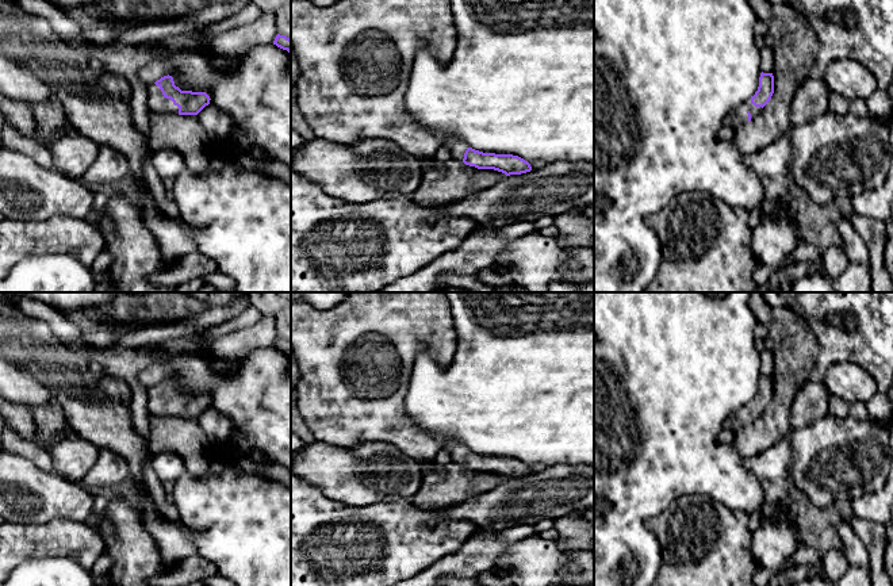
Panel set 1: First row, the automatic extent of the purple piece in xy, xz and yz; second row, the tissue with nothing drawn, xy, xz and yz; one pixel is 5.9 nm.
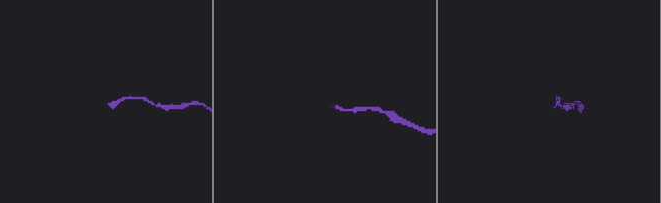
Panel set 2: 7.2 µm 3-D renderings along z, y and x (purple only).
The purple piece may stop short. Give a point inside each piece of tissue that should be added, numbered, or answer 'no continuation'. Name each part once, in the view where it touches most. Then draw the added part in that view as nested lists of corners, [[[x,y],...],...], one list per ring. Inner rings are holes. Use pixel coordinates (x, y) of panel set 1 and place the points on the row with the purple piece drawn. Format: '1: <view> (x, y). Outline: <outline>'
1: xy (157, 104). Outline: [[[154,83],[147,85],[147,111],[150,119],[160,115],[179,115],[179,107],[166,99]]]

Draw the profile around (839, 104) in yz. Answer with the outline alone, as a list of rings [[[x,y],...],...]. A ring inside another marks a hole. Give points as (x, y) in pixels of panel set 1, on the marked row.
[[[829,92],[828,95],[828,111],[839,115],[844,115],[848,112],[850,107],[850,100],[846,99],[844,96],[836,93],[836,92]]]

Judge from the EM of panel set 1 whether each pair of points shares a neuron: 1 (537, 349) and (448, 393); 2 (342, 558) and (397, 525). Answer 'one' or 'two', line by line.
1: one
2: one

